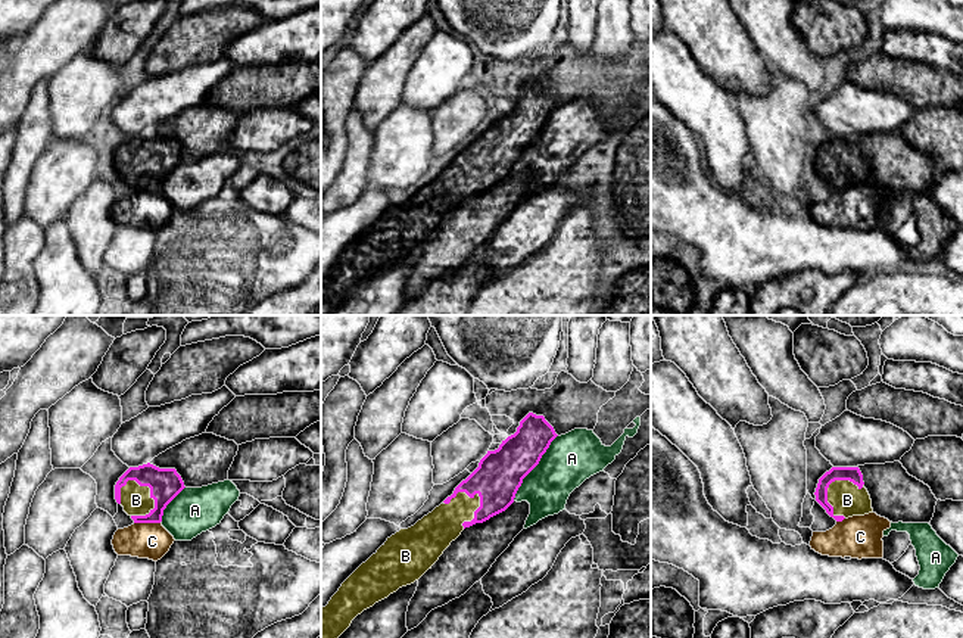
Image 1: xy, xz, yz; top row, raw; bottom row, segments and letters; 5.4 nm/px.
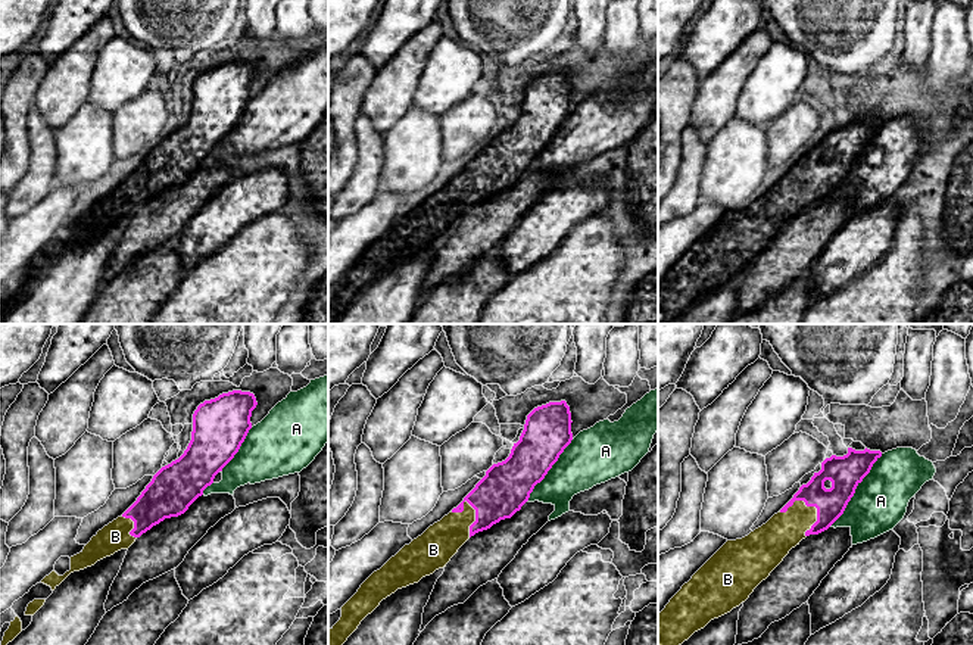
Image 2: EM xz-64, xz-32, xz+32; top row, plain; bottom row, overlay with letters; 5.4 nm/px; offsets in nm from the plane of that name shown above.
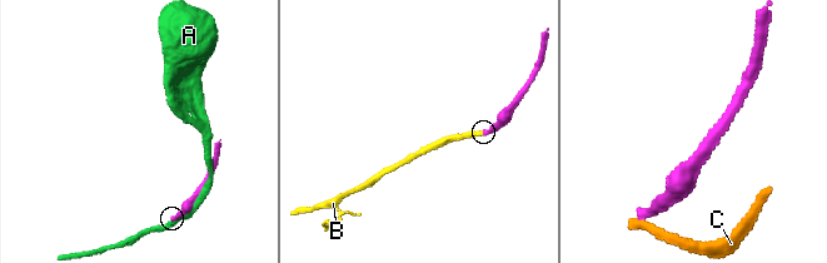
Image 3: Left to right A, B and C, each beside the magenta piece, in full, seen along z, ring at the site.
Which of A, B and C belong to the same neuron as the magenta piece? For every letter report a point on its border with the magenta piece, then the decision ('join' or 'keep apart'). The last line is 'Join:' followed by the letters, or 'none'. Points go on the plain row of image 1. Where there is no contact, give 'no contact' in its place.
A: xz (535, 136) | keep apart
B: xy (145, 155) | join
C: xy (147, 192) | keep apart
Join: B

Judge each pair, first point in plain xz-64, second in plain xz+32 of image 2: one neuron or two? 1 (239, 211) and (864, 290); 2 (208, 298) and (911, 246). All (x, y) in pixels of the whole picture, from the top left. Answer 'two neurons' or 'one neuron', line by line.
1: two neurons
2: one neuron

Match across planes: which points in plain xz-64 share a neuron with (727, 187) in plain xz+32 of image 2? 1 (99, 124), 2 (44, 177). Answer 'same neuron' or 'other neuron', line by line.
1: same neuron
2: other neuron

